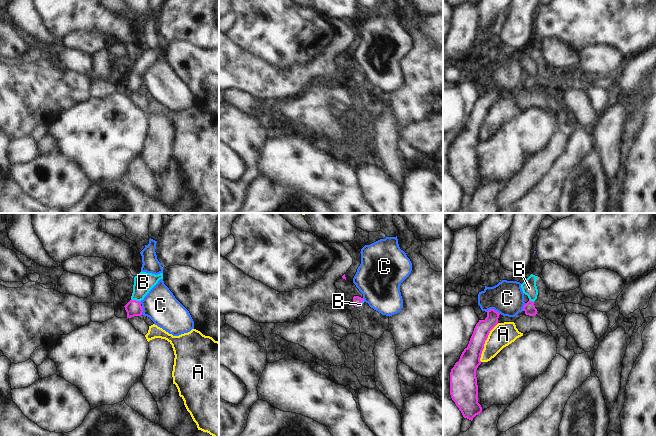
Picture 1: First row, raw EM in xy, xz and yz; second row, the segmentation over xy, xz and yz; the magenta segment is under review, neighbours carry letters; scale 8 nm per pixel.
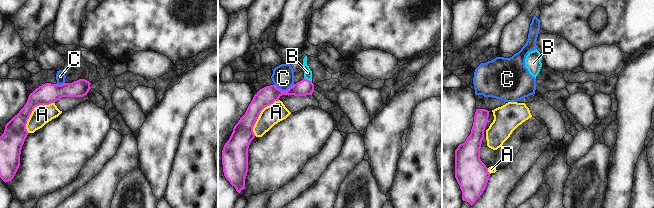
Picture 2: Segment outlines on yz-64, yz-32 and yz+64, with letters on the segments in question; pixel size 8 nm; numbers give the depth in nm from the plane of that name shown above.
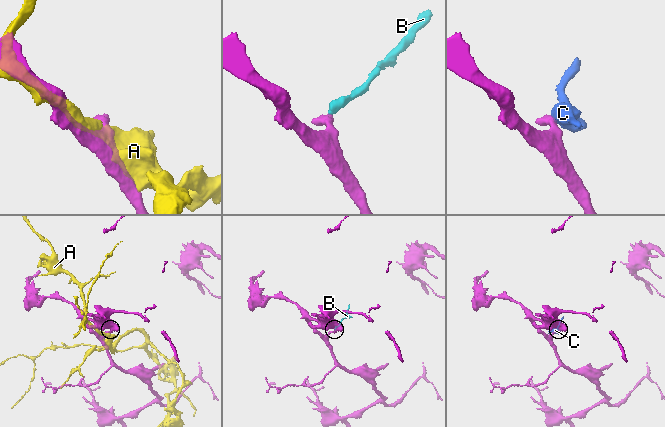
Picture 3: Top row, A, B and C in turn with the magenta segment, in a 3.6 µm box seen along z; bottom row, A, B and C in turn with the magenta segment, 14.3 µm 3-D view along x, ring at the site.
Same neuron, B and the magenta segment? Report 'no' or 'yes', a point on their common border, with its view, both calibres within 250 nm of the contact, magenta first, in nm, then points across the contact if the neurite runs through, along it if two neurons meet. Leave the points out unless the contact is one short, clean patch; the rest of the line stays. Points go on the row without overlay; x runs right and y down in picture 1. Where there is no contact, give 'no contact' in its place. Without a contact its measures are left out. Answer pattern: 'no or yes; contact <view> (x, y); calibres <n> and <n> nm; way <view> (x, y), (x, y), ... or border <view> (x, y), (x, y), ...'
yes; contact xy (135, 76); calibres 130 and 160 nm; way xy (133, 84), (135, 76), (143, 58)

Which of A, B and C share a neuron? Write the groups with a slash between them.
A / B / C

